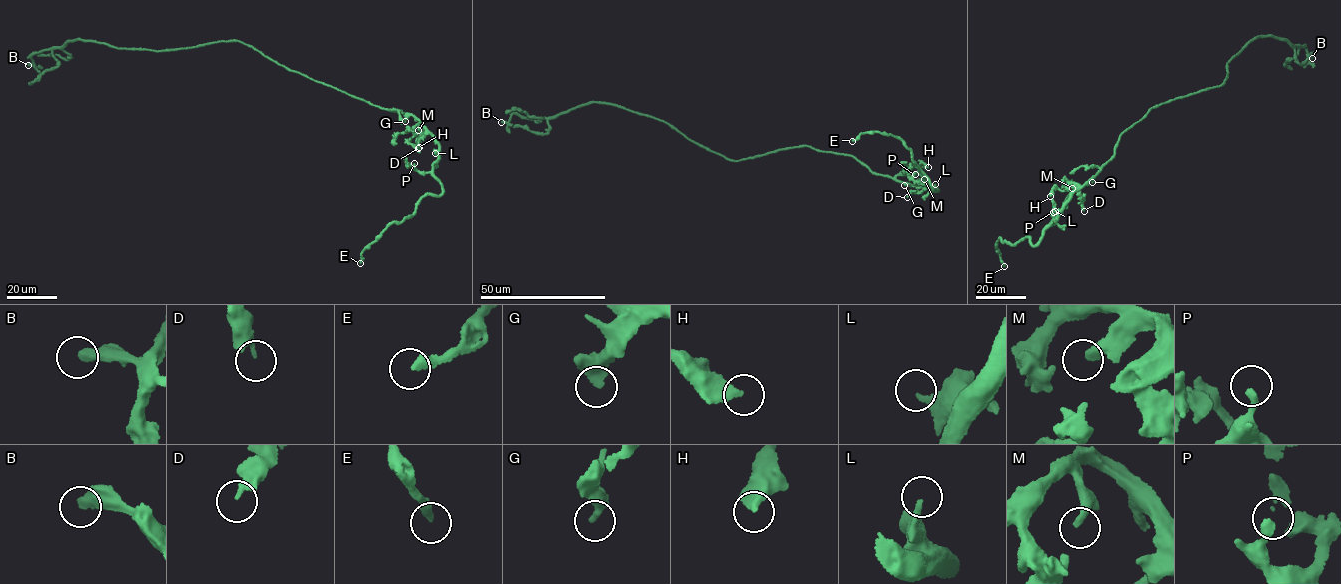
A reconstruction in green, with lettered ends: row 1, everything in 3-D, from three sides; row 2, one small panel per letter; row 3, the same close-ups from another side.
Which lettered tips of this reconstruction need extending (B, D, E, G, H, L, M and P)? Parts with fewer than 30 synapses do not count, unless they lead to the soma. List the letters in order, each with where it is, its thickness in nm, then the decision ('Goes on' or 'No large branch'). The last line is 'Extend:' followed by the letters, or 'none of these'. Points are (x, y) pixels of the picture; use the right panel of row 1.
B: Place: (1312, 58). Thickness 440 nm. Goes on
D: Place: (1084, 211). Thickness 190 nm. No large branch
E: Place: (1004, 266). Thickness 320 nm. No large branch
G: Place: (1092, 182). Thickness 320 nm. No large branch
H: Place: (1050, 196). Thickness 340 nm. No large branch
L: Place: (1055, 211). Thickness 260 nm. No large branch
M: Place: (1072, 188). Thickness 340 nm. No large branch
P: Place: (1053, 212). Thickness 280 nm. No large branch
Extend: B

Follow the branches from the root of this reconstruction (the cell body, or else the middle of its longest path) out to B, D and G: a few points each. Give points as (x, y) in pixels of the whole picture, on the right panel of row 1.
B: (1154, 107), (1221, 85), (1227, 78), (1227, 63), (1258, 36), (1305, 46), (1308, 58), (1312, 58)
D: (1154, 107), (1121, 134), (1110, 159), (1078, 190), (1083, 199), (1084, 211)
G: (1154, 107), (1120, 135), (1114, 155), (1100, 168), (1092, 182)

